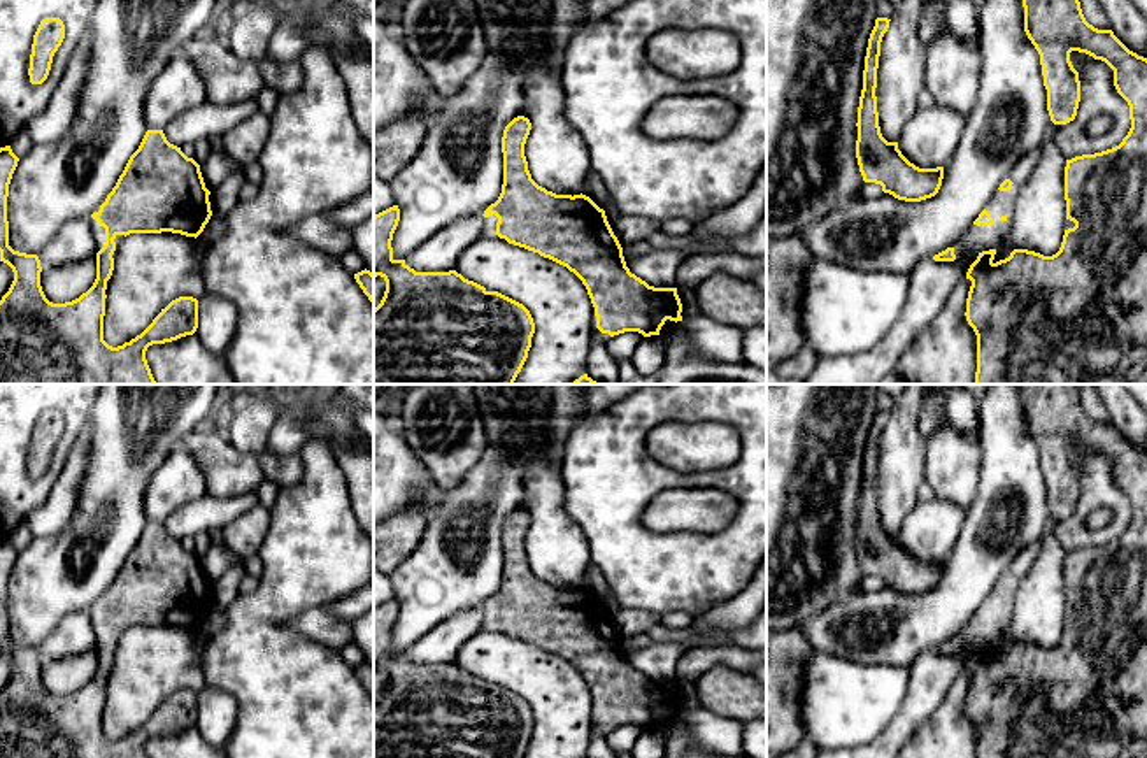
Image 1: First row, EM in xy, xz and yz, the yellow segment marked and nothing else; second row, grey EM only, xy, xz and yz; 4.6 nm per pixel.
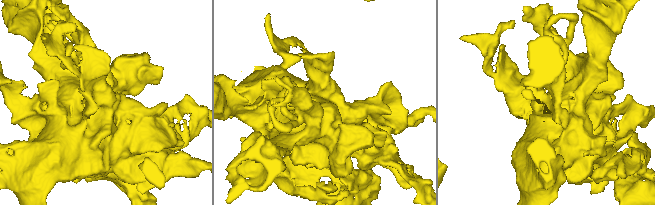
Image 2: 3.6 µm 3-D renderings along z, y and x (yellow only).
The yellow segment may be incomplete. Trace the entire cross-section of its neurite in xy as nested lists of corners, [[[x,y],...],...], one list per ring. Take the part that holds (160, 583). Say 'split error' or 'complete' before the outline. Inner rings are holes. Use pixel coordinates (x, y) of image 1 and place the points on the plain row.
split error; [[[163,523],[146,525],[116,579],[89,611],[96,639],[96,672],[86,686],[65,697],[53,697],[46,691],[40,679],[39,649],[14,644],[9,639],[7,590],[18,554],[19,551],[11,539],[0,540],[0,654],[14,665],[14,674],[0,693],[0,758],[147,758],[146,744],[149,739],[172,735],[196,725],[198,693],[179,690],[130,735],[112,740],[103,733],[105,683],[123,632],[130,626],[161,625],[196,632],[212,609],[210,584],[205,581],[200,558],[193,551],[170,537]]]

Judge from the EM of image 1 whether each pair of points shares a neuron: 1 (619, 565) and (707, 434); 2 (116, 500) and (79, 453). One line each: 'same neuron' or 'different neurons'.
1: different neurons
2: different neurons

